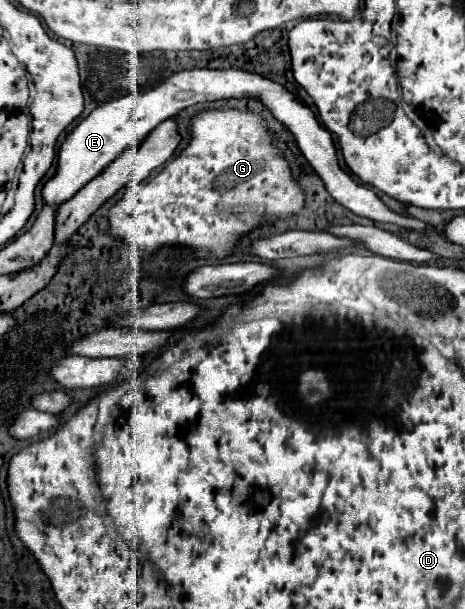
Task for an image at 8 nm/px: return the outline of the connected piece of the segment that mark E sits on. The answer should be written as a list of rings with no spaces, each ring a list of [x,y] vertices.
[[[184,69],[174,75],[170,75],[164,83],[158,87],[152,87],[144,93],[132,93],[118,99],[112,99],[108,103],[102,103],[96,107],[86,119],[82,119],[64,139],[60,151],[58,151],[58,169],[56,175],[44,185],[42,195],[44,203],[64,203],[74,193],[78,193],[90,179],[94,179],[110,161],[116,159],[126,147],[138,145],[158,123],[162,123],[168,117],[178,115],[182,109],[196,105],[196,103],[208,103],[218,99],[258,99],[272,115],[278,119],[294,137],[302,151],[302,155],[308,159],[312,169],[320,175],[324,181],[328,193],[346,209],[360,217],[368,217],[372,221],[380,223],[396,223],[406,229],[424,231],[426,225],[412,217],[402,217],[394,211],[390,211],[380,197],[374,193],[374,189],[368,189],[364,185],[358,185],[348,173],[344,173],[338,167],[336,161],[336,149],[332,143],[332,135],[328,129],[324,129],[312,109],[304,105],[294,93],[284,89],[280,83],[274,83],[262,75],[240,71],[240,69]]]

